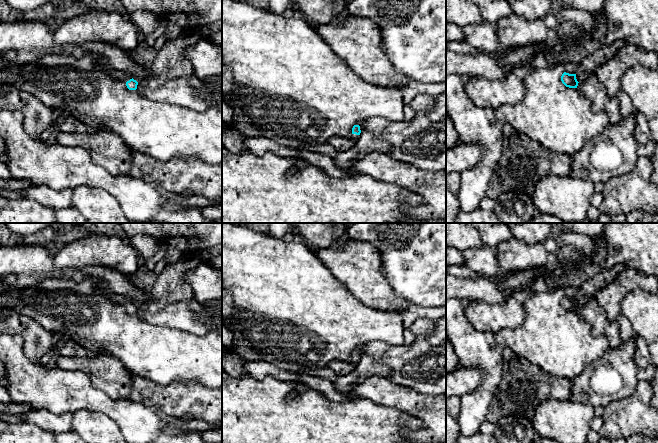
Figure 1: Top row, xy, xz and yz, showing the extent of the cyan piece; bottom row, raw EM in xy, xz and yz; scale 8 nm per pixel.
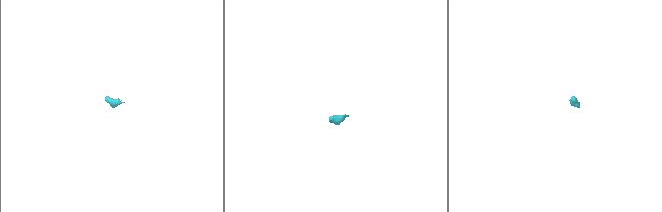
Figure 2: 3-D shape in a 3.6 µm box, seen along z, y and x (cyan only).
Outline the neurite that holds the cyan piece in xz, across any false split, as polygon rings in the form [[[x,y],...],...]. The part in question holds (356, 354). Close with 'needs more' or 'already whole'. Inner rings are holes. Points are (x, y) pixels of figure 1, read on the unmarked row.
[[[354,349],[352,352],[352,360],[350,362],[345,361],[332,361],[328,364],[328,367],[334,371],[338,376],[345,375],[352,372],[359,362],[361,357],[360,350]]]; needs more

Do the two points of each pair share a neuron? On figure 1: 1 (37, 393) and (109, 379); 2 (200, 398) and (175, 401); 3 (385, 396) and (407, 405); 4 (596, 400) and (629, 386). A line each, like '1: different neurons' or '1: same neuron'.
1: different neurons
2: same neuron
3: same neuron
4: same neuron

